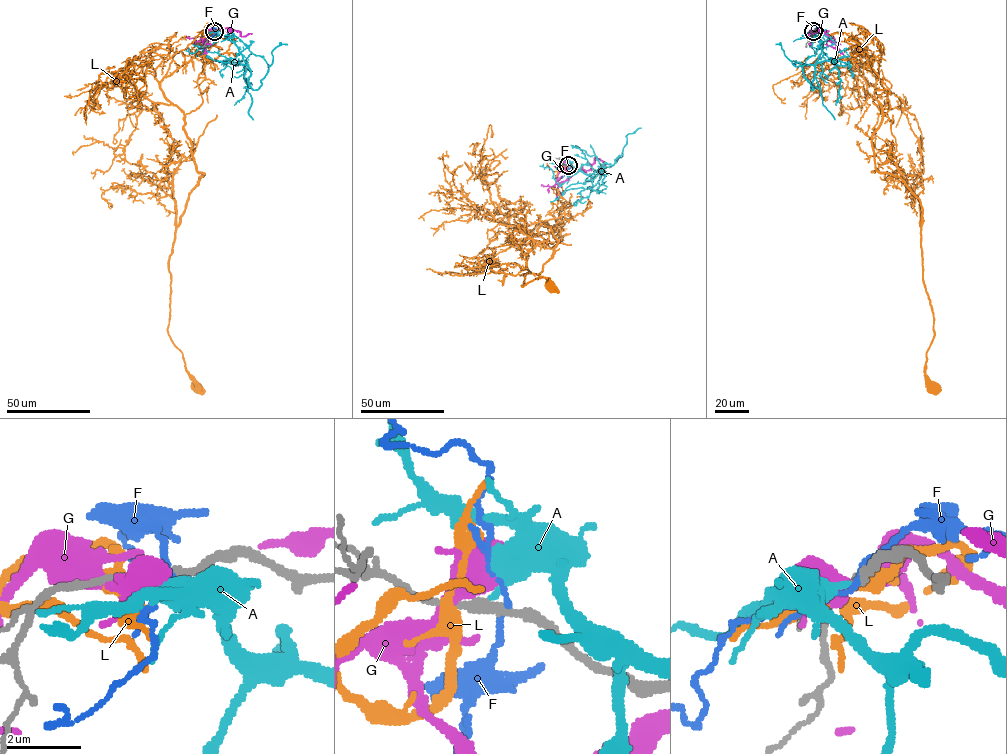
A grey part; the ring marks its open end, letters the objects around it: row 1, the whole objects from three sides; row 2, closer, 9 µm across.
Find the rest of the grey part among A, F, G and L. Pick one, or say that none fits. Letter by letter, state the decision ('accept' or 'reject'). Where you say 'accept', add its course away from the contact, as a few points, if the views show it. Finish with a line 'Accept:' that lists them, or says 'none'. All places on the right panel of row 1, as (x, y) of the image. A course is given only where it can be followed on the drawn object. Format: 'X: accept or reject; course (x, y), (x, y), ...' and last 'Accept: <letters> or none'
A: accept; course (813, 31), (820, 46), (802, 65), (795, 66), (781, 45), (775, 44)
F: reject
G: reject
L: reject
Accept: A

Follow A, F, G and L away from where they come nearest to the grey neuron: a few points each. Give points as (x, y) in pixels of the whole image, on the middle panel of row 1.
A: (568, 165), (579, 169), (588, 164), (600, 172), (621, 157), (625, 136), (641, 127)
F: (569, 165), (561, 178)
G: (566, 165), (565, 169), (569, 177), (577, 170), (588, 170), (595, 158), (600, 158), (605, 165)
L: (566, 165), (556, 178), (561, 216), (514, 228), (552, 230), (553, 254), (521, 285), (545, 277), (550, 285)

